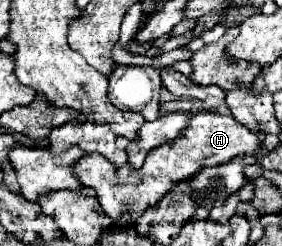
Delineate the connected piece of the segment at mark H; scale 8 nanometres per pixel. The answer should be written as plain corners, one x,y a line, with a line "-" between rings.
201,111
193,115
191,123
177,139
151,149
141,169
133,169
129,165
113,167
103,155
87,153
81,161
77,161
75,175
83,185
97,191
97,201
101,203
107,217
111,217
115,223
129,223
137,221
149,207
157,205
171,191
171,187
191,179
203,167
229,163
237,155
257,155
261,149
263,141
259,139
259,135
233,121
231,115

